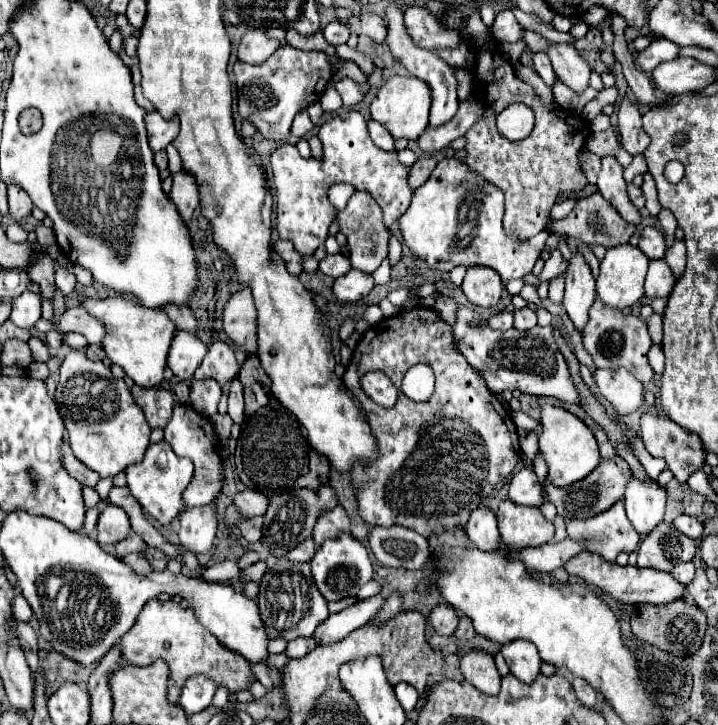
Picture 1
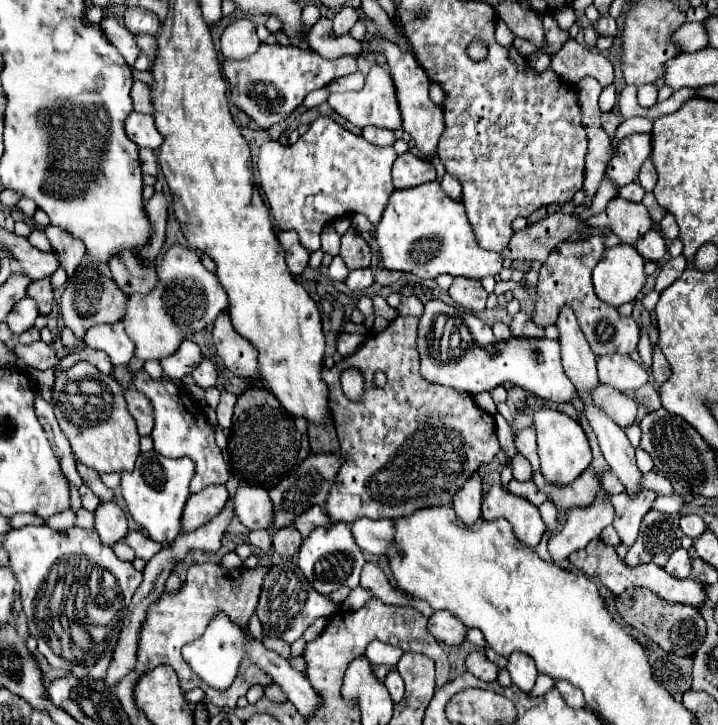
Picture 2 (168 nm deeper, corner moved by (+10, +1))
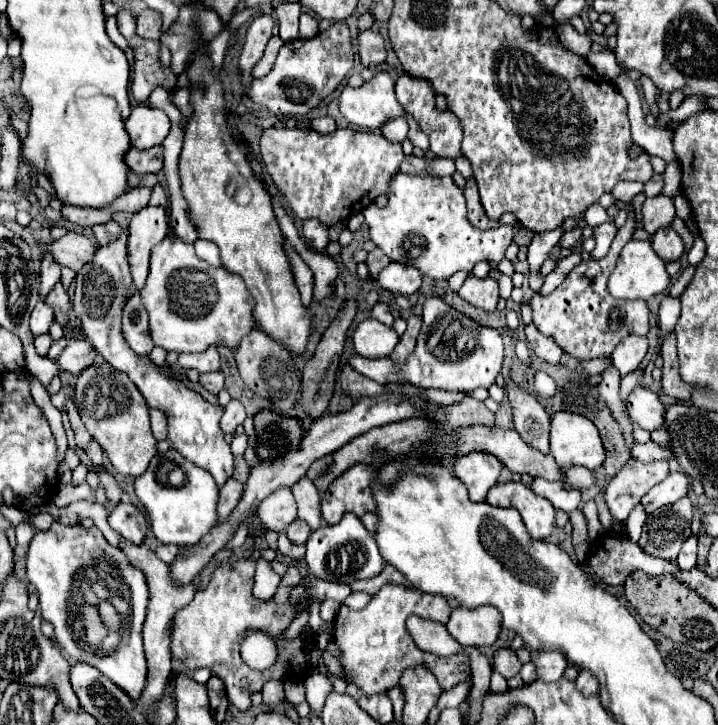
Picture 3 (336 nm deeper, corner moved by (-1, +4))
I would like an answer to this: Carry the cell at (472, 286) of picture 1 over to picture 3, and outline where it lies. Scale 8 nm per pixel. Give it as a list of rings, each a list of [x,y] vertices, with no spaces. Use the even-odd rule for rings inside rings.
[[[468,276],[462,284],[462,288],[458,290],[460,298],[464,298],[466,302],[482,308],[482,310],[496,310],[498,304],[498,284],[494,278],[476,278],[476,276]]]

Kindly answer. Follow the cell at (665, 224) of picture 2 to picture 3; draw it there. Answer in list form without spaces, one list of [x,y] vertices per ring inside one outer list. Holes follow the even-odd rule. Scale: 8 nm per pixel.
[[[678,194],[678,196],[674,196],[674,204],[676,204],[676,216],[680,218],[680,220],[686,220],[688,216],[690,216],[690,204],[688,204],[688,200],[686,200],[686,196],[684,194]]]

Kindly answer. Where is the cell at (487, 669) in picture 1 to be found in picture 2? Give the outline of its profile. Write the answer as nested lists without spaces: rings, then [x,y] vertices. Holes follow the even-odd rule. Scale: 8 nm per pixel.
[[[475,651],[475,653],[471,653],[471,655],[467,657],[467,671],[473,673],[475,677],[479,677],[481,681],[491,683],[491,681],[497,679],[499,667],[497,667],[495,663],[491,663],[491,661],[485,657],[485,653]]]

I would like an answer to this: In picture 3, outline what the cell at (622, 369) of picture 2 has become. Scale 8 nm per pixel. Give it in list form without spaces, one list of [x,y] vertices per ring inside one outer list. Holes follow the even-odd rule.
[[[628,336],[628,340],[622,340],[616,350],[612,352],[612,360],[614,366],[618,368],[620,376],[626,376],[630,372],[634,372],[648,350],[648,340],[646,338],[638,338],[638,336]]]

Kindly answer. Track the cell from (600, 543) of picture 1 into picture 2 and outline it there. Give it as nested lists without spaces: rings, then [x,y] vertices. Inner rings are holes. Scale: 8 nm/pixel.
[[[641,489],[637,495],[621,493],[621,495],[611,495],[609,499],[615,507],[613,527],[617,529],[621,541],[625,545],[633,545],[637,539],[639,523],[645,517],[645,513],[651,511],[651,505],[657,499],[657,493]]]

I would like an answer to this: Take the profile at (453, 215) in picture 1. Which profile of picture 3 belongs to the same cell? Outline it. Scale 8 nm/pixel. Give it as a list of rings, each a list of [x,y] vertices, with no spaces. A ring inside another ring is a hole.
[[[398,172],[392,180],[386,208],[372,204],[362,214],[370,226],[370,240],[382,248],[392,262],[414,266],[432,280],[448,280],[458,270],[472,272],[478,262],[498,264],[512,244],[512,226],[508,224],[486,232],[470,224],[464,194],[450,176],[438,178],[430,174]]]

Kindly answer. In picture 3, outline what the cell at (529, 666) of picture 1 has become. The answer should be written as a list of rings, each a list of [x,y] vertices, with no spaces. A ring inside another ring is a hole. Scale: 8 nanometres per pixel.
[[[532,652],[532,662],[536,666],[538,680],[542,682],[556,682],[568,666],[560,652]]]

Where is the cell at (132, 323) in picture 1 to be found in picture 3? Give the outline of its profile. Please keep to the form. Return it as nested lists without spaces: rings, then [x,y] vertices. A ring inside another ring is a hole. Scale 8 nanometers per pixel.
[[[168,234],[166,240],[152,250],[150,274],[146,286],[140,290],[140,296],[150,318],[152,340],[164,350],[202,352],[210,344],[224,344],[228,348],[236,348],[240,338],[246,336],[252,328],[256,328],[256,322],[252,320],[252,298],[246,294],[244,282],[222,266],[214,268],[202,262],[194,254],[194,246],[182,242],[176,234]]]

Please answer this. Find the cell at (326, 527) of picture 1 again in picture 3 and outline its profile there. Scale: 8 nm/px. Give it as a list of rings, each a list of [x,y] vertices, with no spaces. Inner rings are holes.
[[[306,478],[298,480],[292,486],[292,494],[298,502],[298,518],[308,522],[312,532],[316,532],[322,526],[322,512],[320,512],[320,494],[314,488],[314,484]]]

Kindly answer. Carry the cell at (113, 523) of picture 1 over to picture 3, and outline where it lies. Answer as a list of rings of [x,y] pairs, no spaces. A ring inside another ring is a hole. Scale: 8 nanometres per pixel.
[[[120,502],[110,512],[108,524],[112,530],[116,530],[122,538],[126,538],[132,544],[142,544],[148,530],[144,514],[130,502]]]

